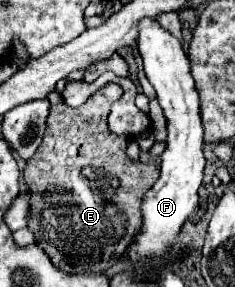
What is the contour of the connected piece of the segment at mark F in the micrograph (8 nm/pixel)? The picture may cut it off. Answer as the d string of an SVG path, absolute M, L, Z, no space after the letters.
M142 19L138 23L138 53L144 63L144 73L158 93L158 103L168 121L166 149L160 155L162 173L156 185L146 193L142 203L142 229L132 245L128 257L134 267L144 267L154 261L164 261L168 247L174 243L182 223L192 215L198 205L198 187L202 183L202 171L206 165L204 157L204 127L200 119L200 97L190 73L190 61L180 41L160 27L154 19Z

